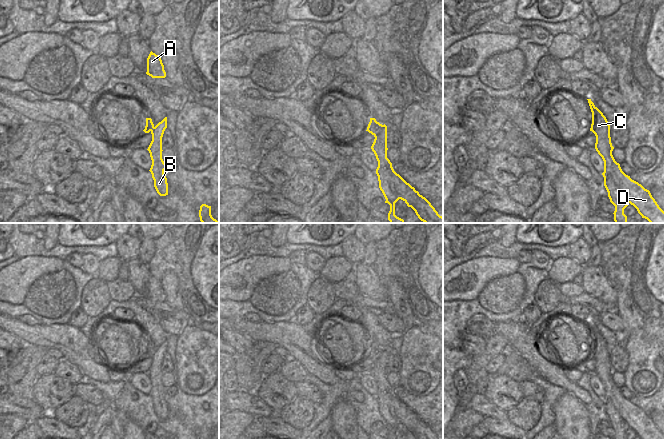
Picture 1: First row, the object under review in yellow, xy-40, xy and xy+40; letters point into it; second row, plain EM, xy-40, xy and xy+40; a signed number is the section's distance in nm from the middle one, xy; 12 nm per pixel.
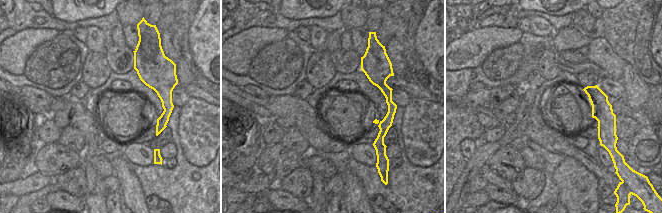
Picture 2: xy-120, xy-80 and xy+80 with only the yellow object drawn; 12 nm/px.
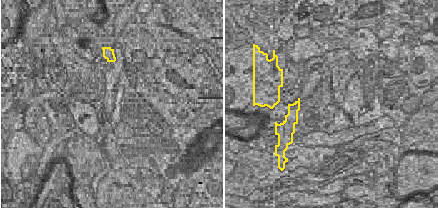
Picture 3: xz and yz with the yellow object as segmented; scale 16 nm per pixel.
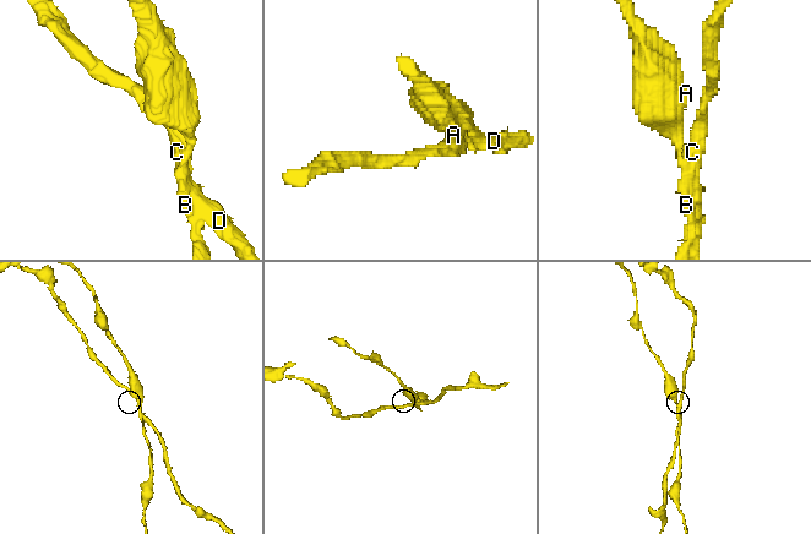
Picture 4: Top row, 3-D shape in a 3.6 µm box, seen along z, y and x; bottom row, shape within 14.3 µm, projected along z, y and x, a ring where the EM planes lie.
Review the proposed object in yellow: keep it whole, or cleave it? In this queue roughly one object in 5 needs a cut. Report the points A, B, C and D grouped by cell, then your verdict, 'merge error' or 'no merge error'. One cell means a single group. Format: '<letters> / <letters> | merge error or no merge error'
A B / C D | merge error

